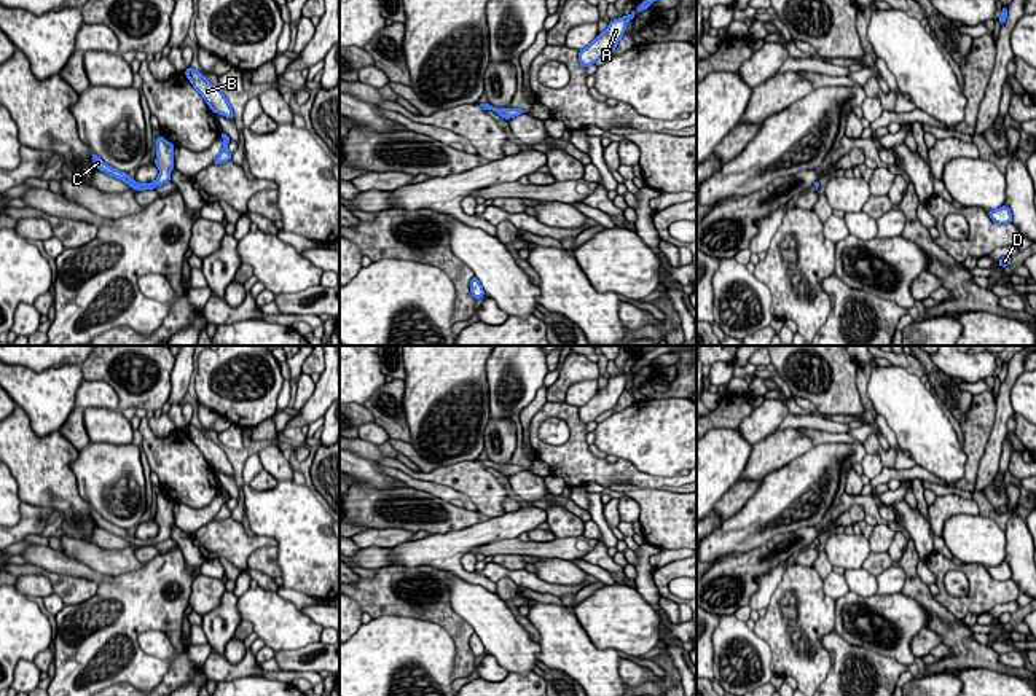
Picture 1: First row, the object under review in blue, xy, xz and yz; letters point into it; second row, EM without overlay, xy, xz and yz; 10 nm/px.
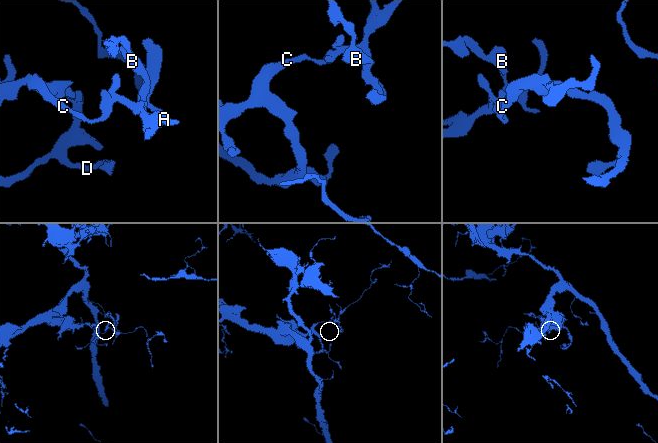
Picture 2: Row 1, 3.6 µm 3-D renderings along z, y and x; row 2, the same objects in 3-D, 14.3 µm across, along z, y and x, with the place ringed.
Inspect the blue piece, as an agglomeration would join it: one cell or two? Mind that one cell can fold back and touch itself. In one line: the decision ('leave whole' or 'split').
leave whole

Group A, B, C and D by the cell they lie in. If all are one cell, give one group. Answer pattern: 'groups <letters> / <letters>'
groups A B C D

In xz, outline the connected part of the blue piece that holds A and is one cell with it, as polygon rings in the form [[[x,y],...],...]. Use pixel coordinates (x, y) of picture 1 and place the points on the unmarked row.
[[[660,346],[658,349],[649,352],[634,368],[631,368],[630,373],[623,373],[623,374],[620,374],[620,376],[609,377],[609,384],[607,384],[604,389],[598,390],[598,393],[596,393],[585,406],[580,406],[580,408],[579,408],[579,419],[580,419],[580,422],[587,425],[588,422],[596,420],[596,417],[601,416],[602,413],[606,413],[606,411],[609,411],[609,409],[614,409],[615,405],[617,405],[617,401],[618,401],[618,398],[620,398],[620,395],[623,393],[623,390],[625,390],[625,387],[626,387],[628,377],[630,377],[630,376],[634,377],[634,370],[636,370],[636,368],[641,370],[641,368],[650,365],[650,362],[652,362],[655,357],[658,357],[658,355],[661,355],[661,354],[669,354],[671,349],[673,349],[673,346]]]

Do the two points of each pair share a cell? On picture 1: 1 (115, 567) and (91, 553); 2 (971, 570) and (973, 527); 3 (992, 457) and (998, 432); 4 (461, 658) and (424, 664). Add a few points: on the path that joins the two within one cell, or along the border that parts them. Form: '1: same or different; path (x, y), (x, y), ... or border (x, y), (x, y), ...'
1: same; path (109, 563), (98, 559)
2: different; border (963, 563), (981, 563), (987, 569)
3: same; path (992, 451), (995, 438)
4: different; border (439, 625), (448, 633), (455, 645), (453, 679)

